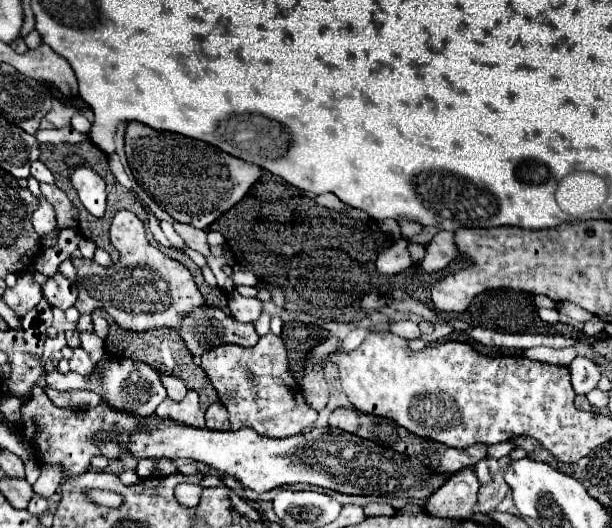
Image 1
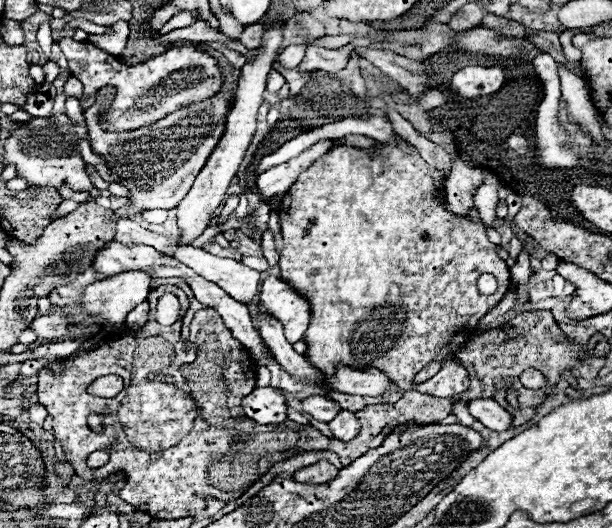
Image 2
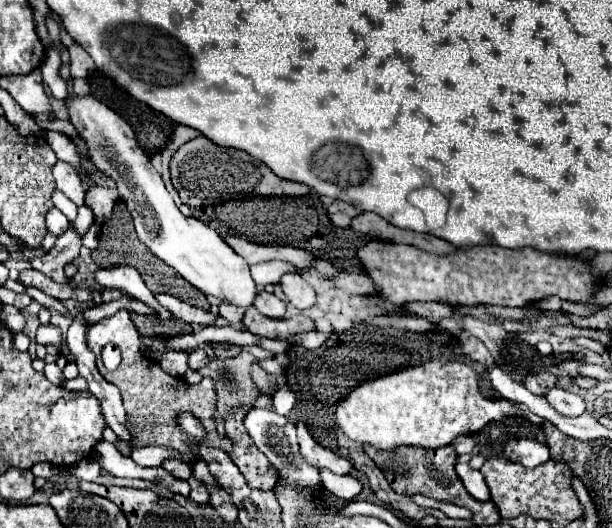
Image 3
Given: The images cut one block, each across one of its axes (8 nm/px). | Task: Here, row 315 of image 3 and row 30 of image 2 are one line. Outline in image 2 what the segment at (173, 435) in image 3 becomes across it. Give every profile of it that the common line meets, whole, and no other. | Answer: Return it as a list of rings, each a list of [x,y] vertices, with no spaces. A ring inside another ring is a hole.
[[[120,20],[116,22],[112,34],[90,34],[88,42],[92,42],[94,46],[100,46],[104,52],[112,54],[112,56],[120,56],[120,52],[126,48],[126,40],[128,40],[128,22]]]

